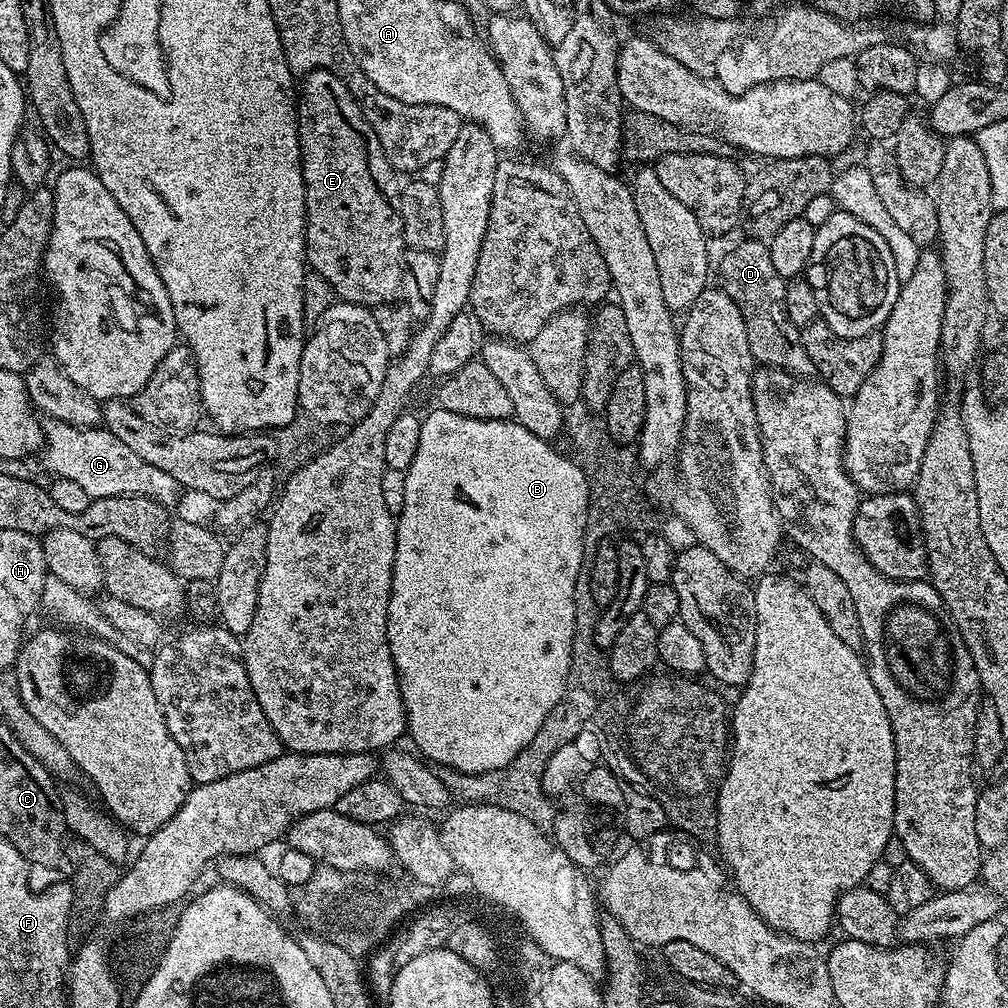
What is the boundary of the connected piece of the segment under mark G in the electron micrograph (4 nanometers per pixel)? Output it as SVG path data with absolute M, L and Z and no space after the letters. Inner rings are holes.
M53 420L44 429L42 468L53 477L68 478L86 490L91 499L111 496L145 496L165 506L180 500L180 483L152 463L138 458L119 438L103 426L75 428L61 420Z

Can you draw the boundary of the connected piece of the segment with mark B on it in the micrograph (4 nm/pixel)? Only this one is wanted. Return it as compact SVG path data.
M437 407L427 417L421 419L422 434L418 438L418 454L414 454L414 462L410 462L408 471L404 473L406 482L406 502L402 502L402 510L396 516L396 549L394 550L394 570L392 571L392 593L390 594L390 606L388 607L388 641L390 642L390 654L394 658L396 673L400 679L400 693L404 699L404 715L406 717L406 732L417 744L419 755L427 758L433 765L452 768L462 773L487 773L504 768L511 760L533 741L535 734L541 729L540 720L545 721L545 715L552 704L556 705L556 696L560 696L560 684L564 684L566 674L571 672L570 651L568 640L572 640L572 608L574 606L574 586L582 574L586 564L584 555L584 527L586 526L586 514L588 513L588 483L584 477L584 469L575 459L563 456L549 441L538 438L526 430L526 426L516 423L515 419L507 420L479 420L478 418L466 418L462 414L450 414L445 408Z

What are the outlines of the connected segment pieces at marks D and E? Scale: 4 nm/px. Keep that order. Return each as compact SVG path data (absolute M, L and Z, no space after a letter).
M744 238L720 260L720 280L718 286L742 310L746 322L746 338L750 338L750 354L757 365L769 368L781 368L795 376L805 378L813 375L810 354L802 346L801 329L786 314L784 290L785 277L774 270L767 243L760 238Z
M315 68L303 77L304 89L298 92L298 115L296 117L296 129L300 135L300 165L302 166L302 178L304 179L304 193L306 194L306 246L304 254L306 264L311 271L322 274L330 286L334 286L337 297L346 304L363 304L365 306L375 306L377 304L393 303L401 295L400 283L402 282L401 259L406 247L404 243L404 223L400 217L397 205L392 204L384 197L384 192L380 189L378 181L372 177L372 168L368 165L368 159L374 152L375 136L367 130L364 116L360 113L360 104L352 97L350 90L344 84L341 76L335 72L329 72L327 68Z

